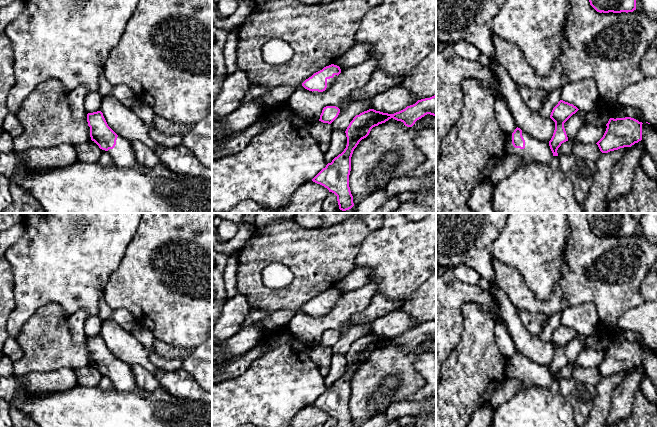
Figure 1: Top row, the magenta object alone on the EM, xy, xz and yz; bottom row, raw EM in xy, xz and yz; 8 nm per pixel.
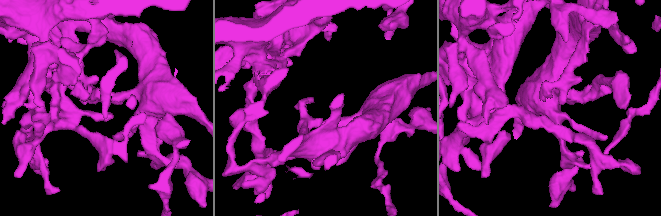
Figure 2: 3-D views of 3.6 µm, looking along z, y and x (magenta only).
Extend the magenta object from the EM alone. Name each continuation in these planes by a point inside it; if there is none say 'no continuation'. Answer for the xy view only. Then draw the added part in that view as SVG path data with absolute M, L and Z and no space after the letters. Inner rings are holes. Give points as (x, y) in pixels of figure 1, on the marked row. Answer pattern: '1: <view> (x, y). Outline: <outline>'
1: xy (122, 155). Outline: M121 136L117 137L116 145L113 149L102 150L102 152L108 152L112 158L113 165L120 168L127 168L137 164L131 141Z

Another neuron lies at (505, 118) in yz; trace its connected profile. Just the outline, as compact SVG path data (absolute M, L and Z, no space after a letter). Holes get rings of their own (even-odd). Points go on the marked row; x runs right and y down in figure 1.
M493 74L493 82L498 94L495 97L495 114L502 130L507 134L512 134L517 128L515 119L509 109L508 103L501 93L496 76Z

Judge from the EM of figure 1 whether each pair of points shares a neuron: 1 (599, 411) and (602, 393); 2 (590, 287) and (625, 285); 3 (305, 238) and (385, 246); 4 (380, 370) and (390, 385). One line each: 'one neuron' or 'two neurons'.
1: one neuron
2: one neuron
3: two neurons
4: two neurons

